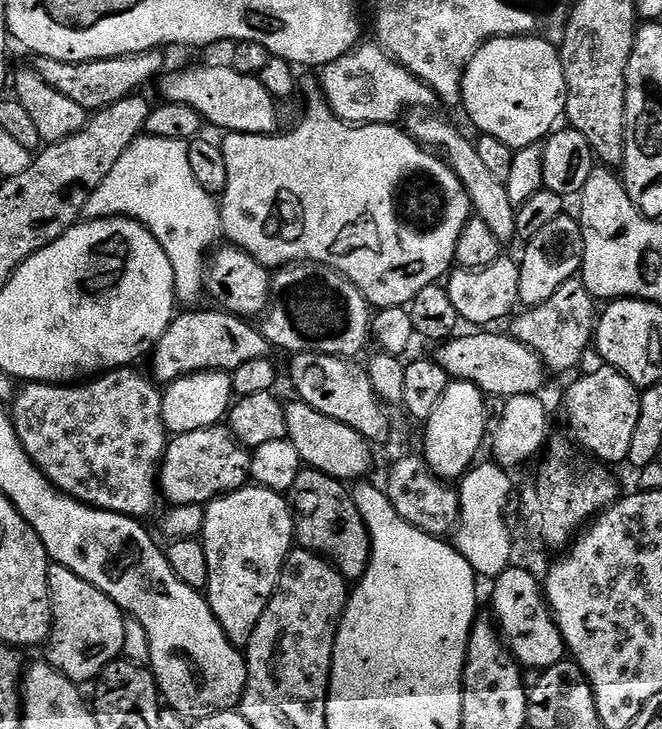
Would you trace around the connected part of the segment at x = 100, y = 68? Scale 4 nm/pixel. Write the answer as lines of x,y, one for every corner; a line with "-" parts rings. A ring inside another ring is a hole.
153,50
139,52
137,56
119,56
109,60
91,60
81,64
58,62
58,58
36,56
34,67
42,78
42,82
54,86
54,90
58,90
58,94
70,98
70,102
78,102
78,106
82,106
90,114
95,114
122,98
139,93
143,89
140,87
150,83
152,79
155,81
165,71
164,60
160,56
163,55
159,51

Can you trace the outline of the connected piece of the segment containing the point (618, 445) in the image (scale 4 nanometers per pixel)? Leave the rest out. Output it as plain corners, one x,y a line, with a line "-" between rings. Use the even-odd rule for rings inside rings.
599,367
569,386
564,396
564,416
572,431
571,439
577,445
580,443
590,455
597,456
600,459
597,461
605,465
623,465
630,454
634,429
638,426
641,389
635,388
618,370

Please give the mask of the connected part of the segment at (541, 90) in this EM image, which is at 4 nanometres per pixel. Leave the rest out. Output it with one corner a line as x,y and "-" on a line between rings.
533,34
531,36
499,36
493,40
487,40
468,60
468,65
464,71
464,81
460,91
462,112
465,112
472,119
472,124
477,128
475,130
477,133
498,138
498,142
506,142
506,146
510,146
513,150
519,150
531,144
540,144
561,123
564,116
568,91
566,90
566,74
562,70
562,62
560,61
560,50
555,43
552,45
550,41
539,40
538,37
539,35

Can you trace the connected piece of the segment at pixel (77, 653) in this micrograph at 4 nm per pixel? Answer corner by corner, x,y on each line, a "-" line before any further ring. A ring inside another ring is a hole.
49,563
48,589
52,595
52,649
46,656
47,663
73,682
99,677
106,665
121,659
125,613
102,590
60,564

